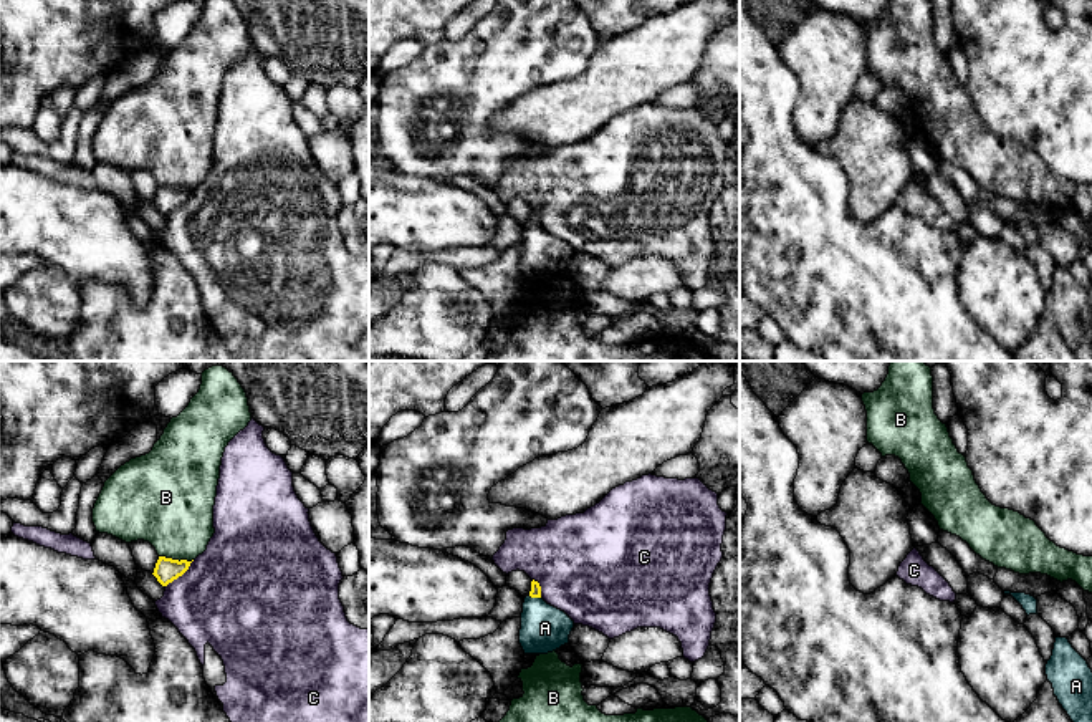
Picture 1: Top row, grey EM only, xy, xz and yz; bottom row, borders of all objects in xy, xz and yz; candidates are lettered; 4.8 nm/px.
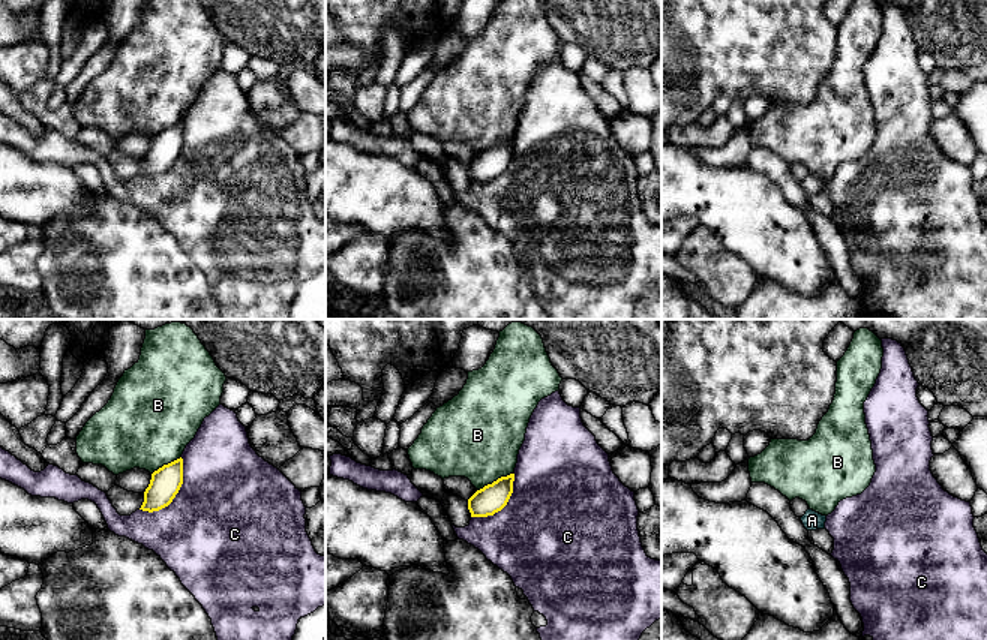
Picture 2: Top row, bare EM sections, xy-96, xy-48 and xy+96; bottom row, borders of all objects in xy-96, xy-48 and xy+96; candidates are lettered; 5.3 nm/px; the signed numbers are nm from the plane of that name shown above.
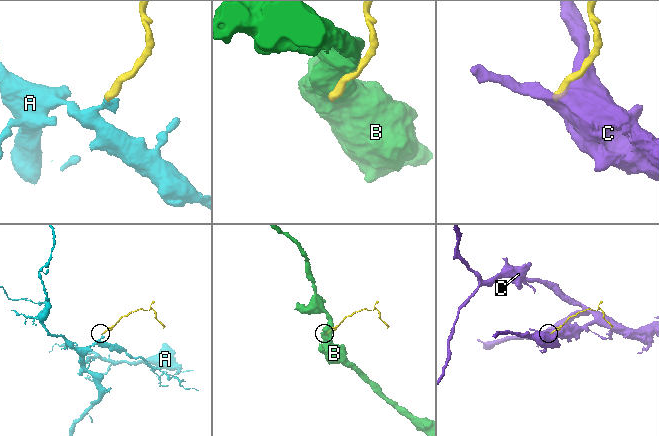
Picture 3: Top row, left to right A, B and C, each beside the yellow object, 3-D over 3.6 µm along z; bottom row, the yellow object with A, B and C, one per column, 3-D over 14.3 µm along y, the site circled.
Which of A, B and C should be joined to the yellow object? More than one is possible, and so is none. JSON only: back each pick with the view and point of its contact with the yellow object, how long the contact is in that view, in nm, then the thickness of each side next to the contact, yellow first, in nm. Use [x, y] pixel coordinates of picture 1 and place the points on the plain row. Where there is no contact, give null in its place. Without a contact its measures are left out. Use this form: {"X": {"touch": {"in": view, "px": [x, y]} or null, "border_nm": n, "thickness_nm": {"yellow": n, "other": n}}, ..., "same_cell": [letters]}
{"A": {"touch": {"in": "xz", "px": [535, 226]}, "border_nm": 60, "thickness_nm": {"yellow": 50, "other": 220}}, "same_cell": ["A"]}

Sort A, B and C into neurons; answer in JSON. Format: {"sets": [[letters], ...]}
{"sets": [["A"], ["B"], ["C"]]}

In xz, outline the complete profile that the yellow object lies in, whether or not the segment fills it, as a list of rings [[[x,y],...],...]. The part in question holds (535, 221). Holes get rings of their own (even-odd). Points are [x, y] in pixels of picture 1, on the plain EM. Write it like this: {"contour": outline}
{"contour": [[[531,210],[521,242],[520,273],[524,283],[548,283],[569,272],[574,250],[541,227],[541,215]]]}

